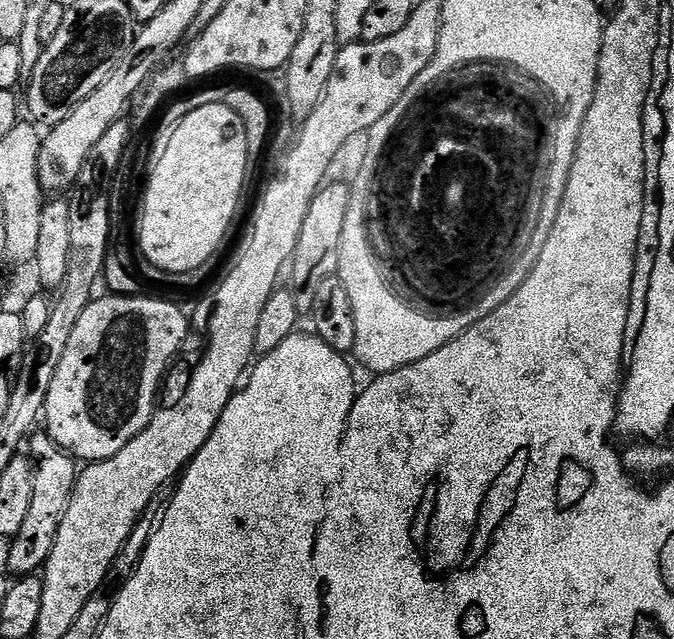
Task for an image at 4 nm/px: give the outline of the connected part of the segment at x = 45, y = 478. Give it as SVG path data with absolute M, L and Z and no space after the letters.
M33 435L30 448L31 444L31 455L34 457L34 499L30 502L26 519L22 521L22 530L18 530L18 534L11 537L9 544L12 545L8 548L7 571L16 578L39 573L50 558L50 550L54 550L54 542L58 538L58 526L62 526L62 518L72 501L78 475L77 461L58 447L48 435Z

